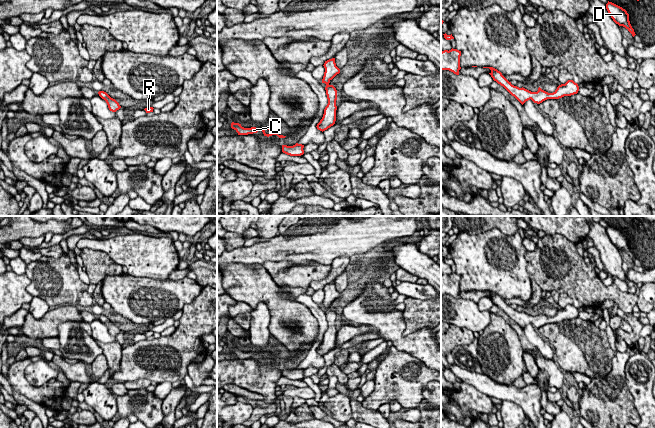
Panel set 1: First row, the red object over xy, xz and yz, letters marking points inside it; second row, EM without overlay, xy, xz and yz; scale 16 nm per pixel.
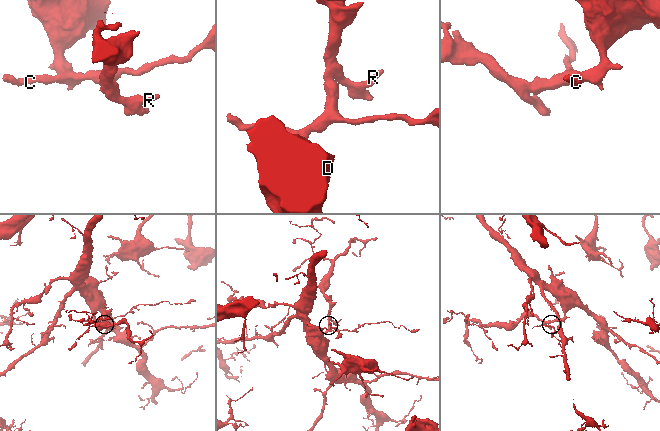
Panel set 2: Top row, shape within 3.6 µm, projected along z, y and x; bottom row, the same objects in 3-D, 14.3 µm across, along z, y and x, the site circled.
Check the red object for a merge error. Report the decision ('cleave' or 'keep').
keep

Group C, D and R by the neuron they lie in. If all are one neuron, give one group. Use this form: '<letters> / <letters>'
C D R

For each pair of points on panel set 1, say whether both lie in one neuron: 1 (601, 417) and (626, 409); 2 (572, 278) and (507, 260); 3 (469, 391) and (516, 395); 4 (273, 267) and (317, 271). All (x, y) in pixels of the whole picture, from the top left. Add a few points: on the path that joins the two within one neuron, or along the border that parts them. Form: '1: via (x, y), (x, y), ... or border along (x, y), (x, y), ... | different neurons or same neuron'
1: via (607, 411), (609, 409), (620, 409) | same neuron
2: border along (525, 251), (527, 273), (531, 279) | different neurons
3: border along (461, 380), (473, 385), (490, 397) | different neurons
4: via (284, 273), (306, 273) | same neuron

